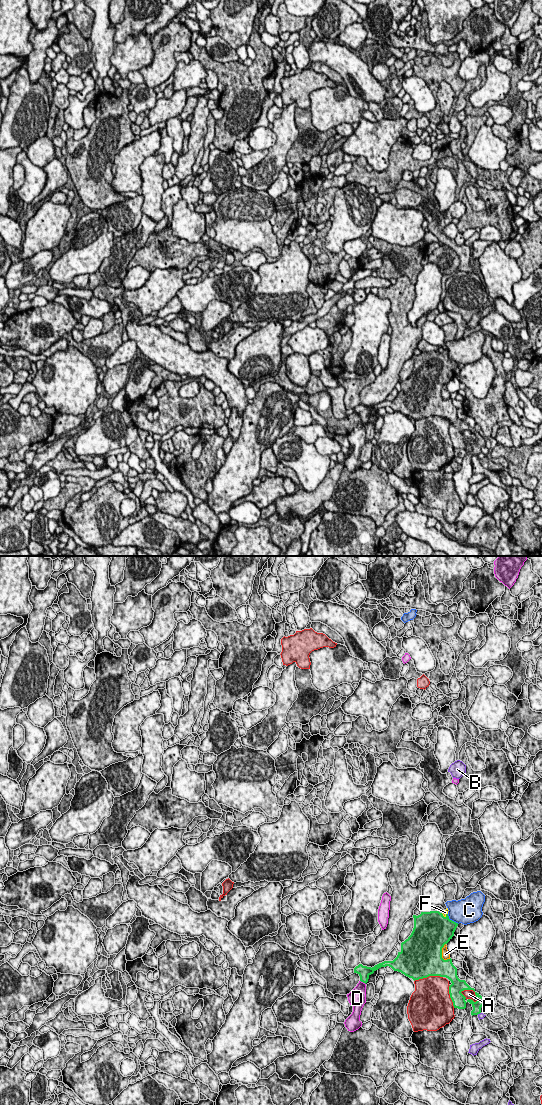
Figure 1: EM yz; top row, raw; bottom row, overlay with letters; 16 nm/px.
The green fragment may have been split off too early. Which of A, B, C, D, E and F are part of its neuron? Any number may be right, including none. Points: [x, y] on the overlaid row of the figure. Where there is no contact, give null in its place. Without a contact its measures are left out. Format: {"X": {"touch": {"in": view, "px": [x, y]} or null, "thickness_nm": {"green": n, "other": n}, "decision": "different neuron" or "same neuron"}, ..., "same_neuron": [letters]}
{"A": {"touch": {"in": "yz", "px": [471, 989]}, "thickness_nm": {"green": 220, "other": 160}, "decision": "different neuron"}, "B": {"touch": {"in": "yz", "px": [478, 1013]}, "thickness_nm": {"green": 140, "other": 90}, "decision": "different neuron"}, "C": {"touch": {"in": "yz", "px": [451, 920]}, "thickness_nm": {"green": 460, "other": 380}, "decision": "different neuron"}, "D": {"touch": {"in": "yz", "px": [363, 982]}, "thickness_nm": {"green": 190, "other": 260}, "decision": "different neuron"}, "E": {"touch": {"in": "yz", "px": [441, 952]}, "thickness_nm": {"green": 500, "other": 130}, "decision": "different neuron"}, "F": {"touch": {"in": "yz", "px": [443, 916]}, "thickness_nm": {"green": 500, "other": 70}, "decision": "same neuron"}, "same_neuron": ["F"]}

